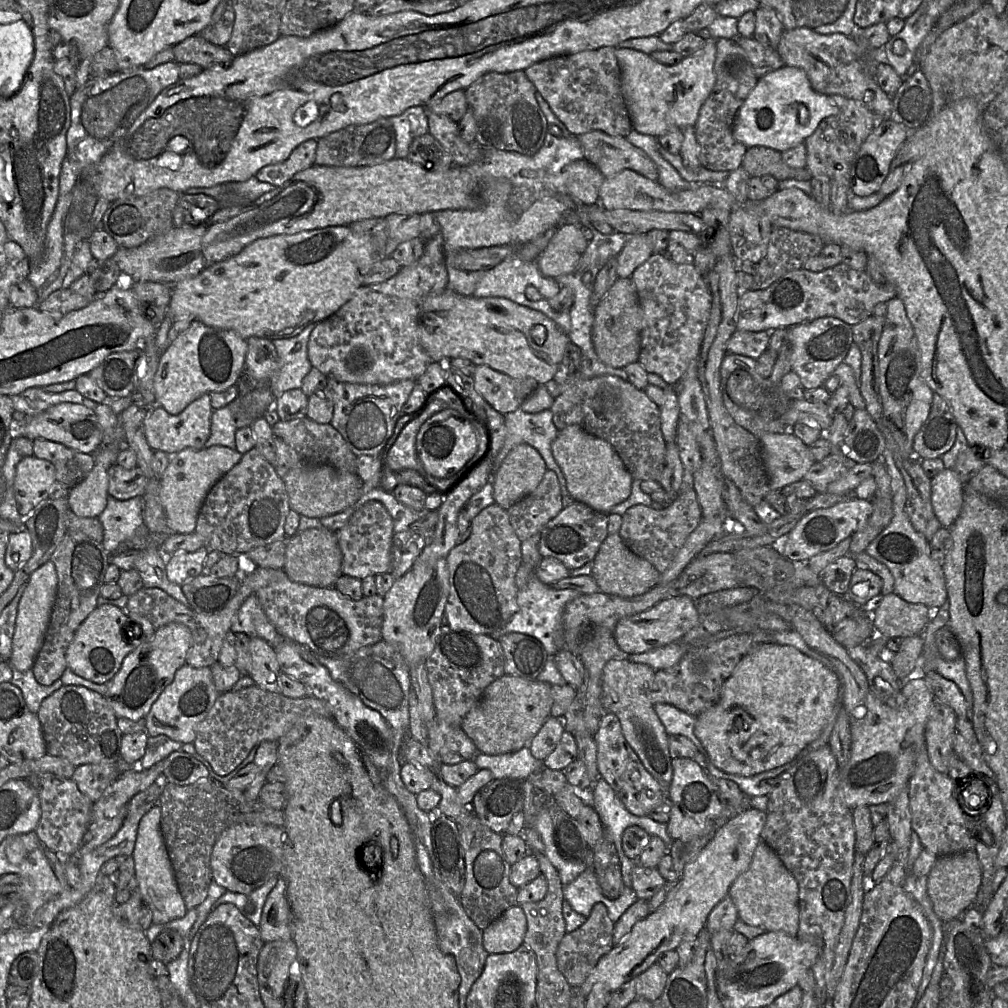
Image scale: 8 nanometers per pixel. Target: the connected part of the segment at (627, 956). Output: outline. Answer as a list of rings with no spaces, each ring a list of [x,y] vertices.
[[[752,808],[726,823],[699,855],[686,865],[682,878],[672,885],[666,900],[637,922],[623,941],[602,956],[586,980],[575,989],[584,997],[596,984],[603,984],[613,992],[656,963],[661,953],[676,950],[683,941],[696,939],[710,912],[728,895],[734,881],[749,868],[754,851],[762,841],[766,822],[767,812]]]

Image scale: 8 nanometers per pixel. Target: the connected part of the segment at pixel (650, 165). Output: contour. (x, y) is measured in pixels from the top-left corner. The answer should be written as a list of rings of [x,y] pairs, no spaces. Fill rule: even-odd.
[[[591,130],[577,137],[584,150],[584,160],[596,166],[605,178],[629,169],[658,181],[654,162],[626,137],[611,136],[599,130]]]

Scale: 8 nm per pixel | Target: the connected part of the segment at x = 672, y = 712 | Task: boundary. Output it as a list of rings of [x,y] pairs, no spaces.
[[[657,703],[654,710],[664,725],[667,734],[683,735],[689,738],[698,750],[705,756],[708,763],[712,763],[708,751],[694,733],[697,717],[690,715],[673,705]]]

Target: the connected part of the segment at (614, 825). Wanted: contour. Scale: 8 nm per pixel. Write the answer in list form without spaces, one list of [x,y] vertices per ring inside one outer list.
[[[601,777],[585,796],[599,815],[603,827],[613,839],[621,862],[624,884],[632,887],[631,875],[637,860],[630,859],[624,854],[621,844],[623,832],[630,826],[639,826],[650,835],[658,836],[669,846],[674,840],[667,831],[667,824],[657,822],[649,816],[636,816],[630,813],[612,787]]]

